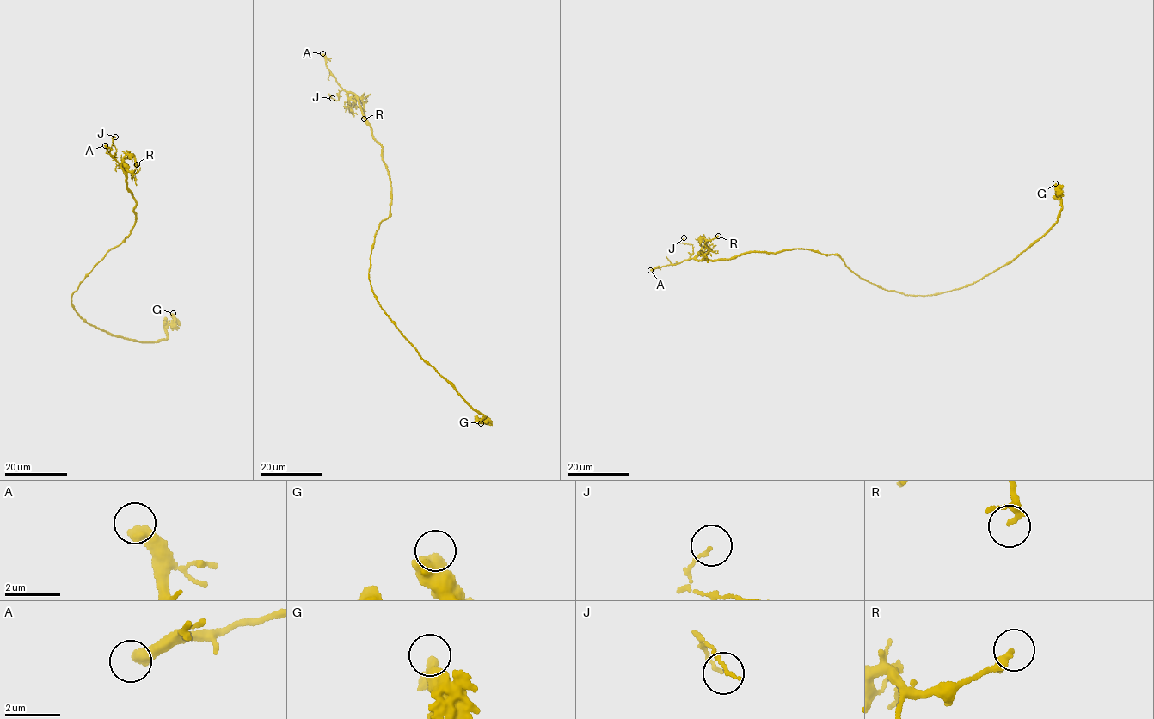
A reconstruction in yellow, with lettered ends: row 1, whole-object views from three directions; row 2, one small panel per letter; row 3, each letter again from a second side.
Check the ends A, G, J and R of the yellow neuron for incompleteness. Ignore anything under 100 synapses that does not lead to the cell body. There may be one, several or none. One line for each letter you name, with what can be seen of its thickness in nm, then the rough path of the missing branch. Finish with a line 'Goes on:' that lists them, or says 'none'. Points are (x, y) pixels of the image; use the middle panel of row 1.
A: calibre 480 nm; course (322, 53), (323, 46), (347, 48), (359, 44), (384, 41), (387, 36)
Goes on: A

